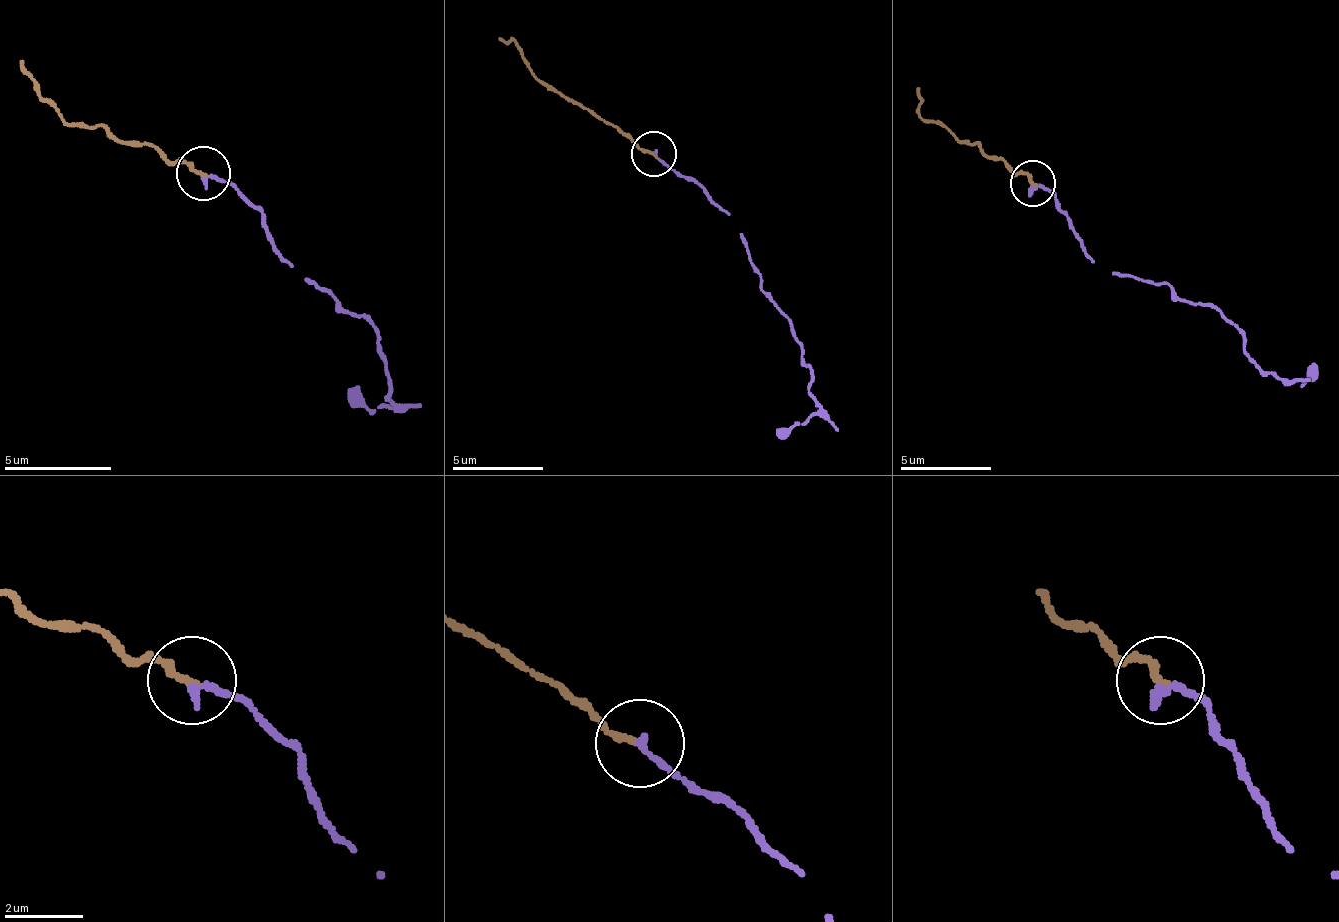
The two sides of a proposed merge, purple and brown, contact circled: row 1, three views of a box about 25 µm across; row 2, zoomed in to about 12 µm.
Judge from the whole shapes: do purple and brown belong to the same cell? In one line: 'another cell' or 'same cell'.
same cell

